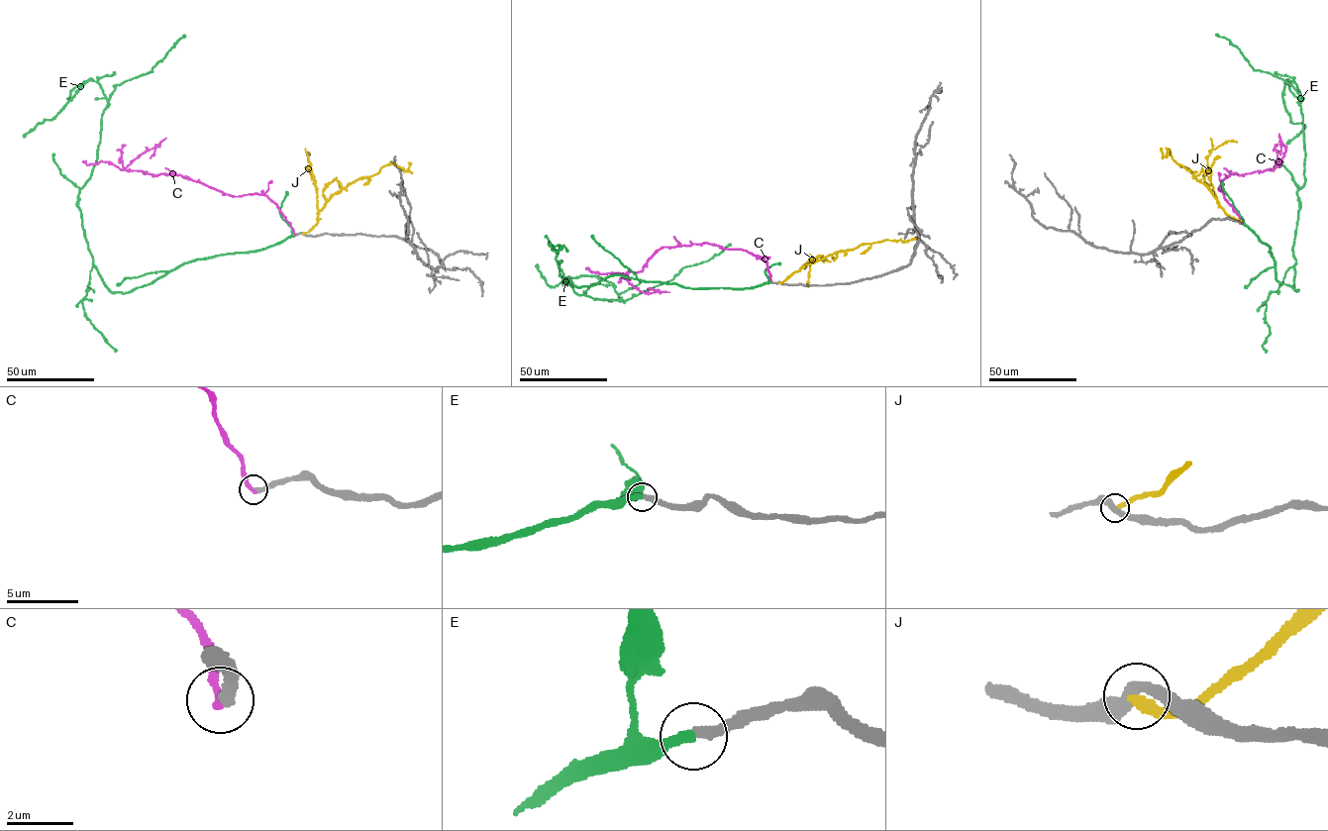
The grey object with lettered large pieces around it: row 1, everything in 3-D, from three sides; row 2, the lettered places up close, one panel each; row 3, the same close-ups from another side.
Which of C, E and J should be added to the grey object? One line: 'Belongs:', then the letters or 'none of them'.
Belongs: E

